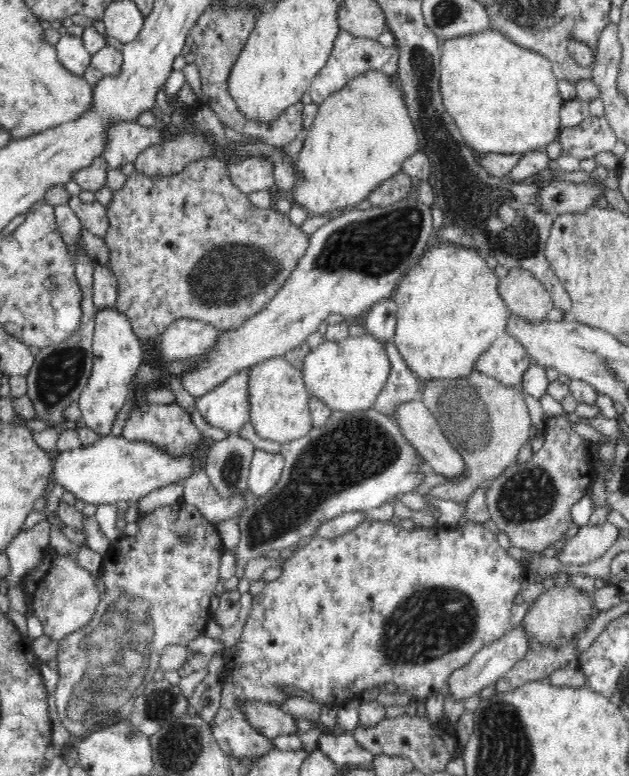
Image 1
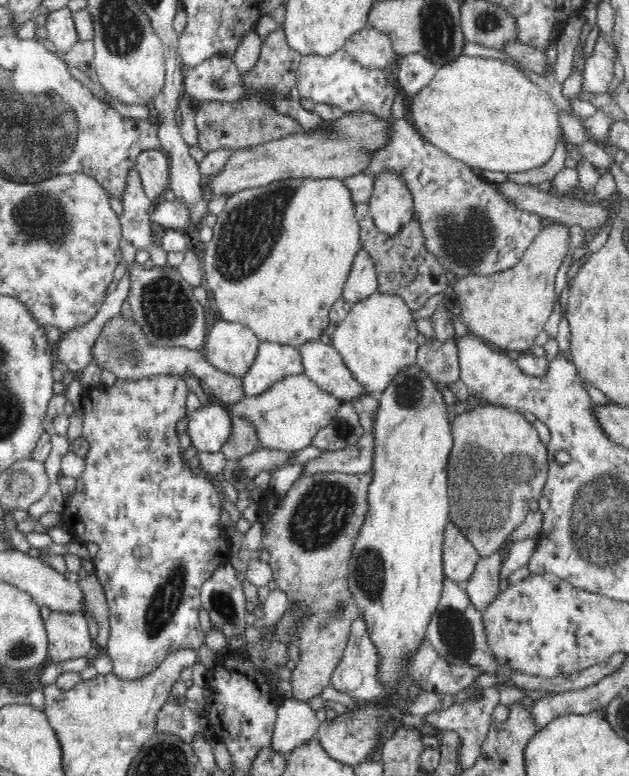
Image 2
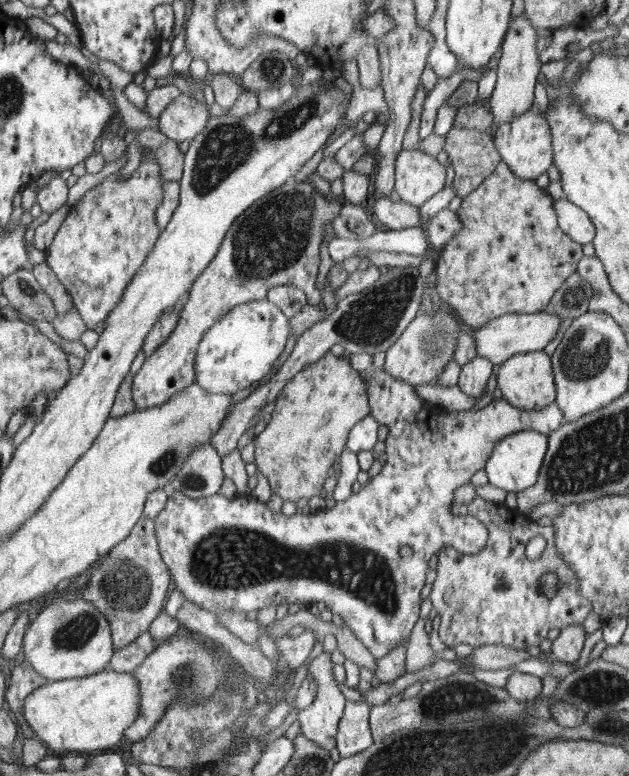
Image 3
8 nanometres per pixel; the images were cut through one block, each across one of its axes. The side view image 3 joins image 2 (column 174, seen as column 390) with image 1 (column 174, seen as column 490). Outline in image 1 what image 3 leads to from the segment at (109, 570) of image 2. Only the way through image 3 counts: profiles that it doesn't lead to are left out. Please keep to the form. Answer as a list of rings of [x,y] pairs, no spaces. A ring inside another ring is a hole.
[[[177,402],[140,404],[140,407],[136,407],[136,410],[132,411],[126,419],[121,436],[129,441],[144,441],[145,444],[154,445],[162,452],[180,457],[196,452],[203,440],[202,433],[194,425],[190,413]]]

